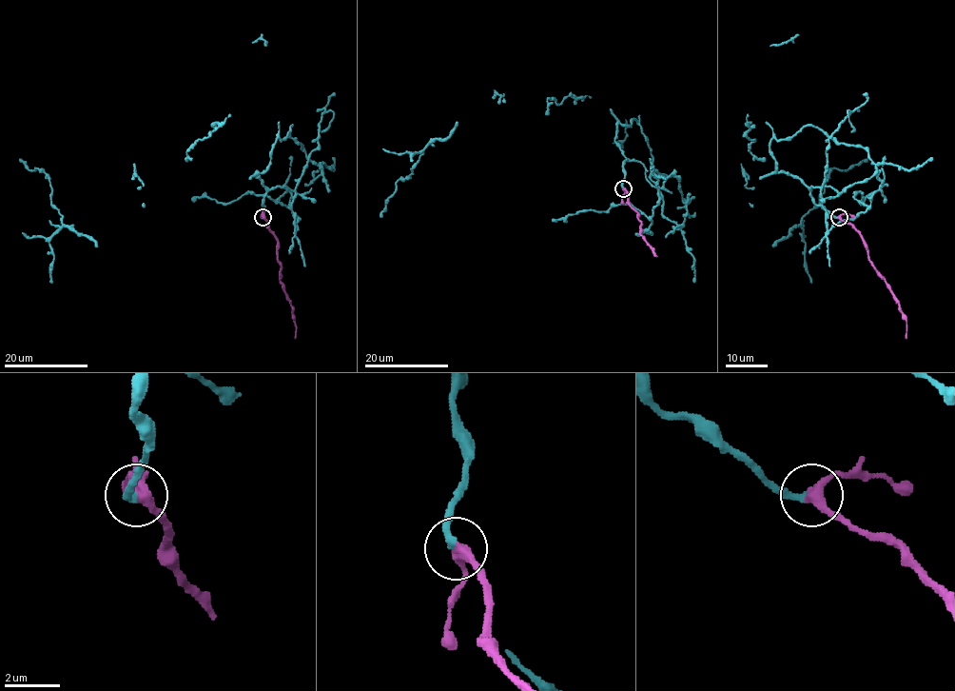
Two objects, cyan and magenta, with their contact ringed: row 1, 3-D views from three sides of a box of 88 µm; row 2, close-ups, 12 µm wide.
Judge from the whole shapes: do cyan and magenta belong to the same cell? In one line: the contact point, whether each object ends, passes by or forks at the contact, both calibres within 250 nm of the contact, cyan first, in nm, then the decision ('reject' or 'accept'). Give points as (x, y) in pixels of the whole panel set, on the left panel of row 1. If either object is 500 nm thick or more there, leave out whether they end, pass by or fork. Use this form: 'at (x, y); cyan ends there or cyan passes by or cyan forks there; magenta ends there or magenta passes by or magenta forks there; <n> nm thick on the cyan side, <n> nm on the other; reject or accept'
at (263, 217); cyan ends there; magenta passes by; 260 nm thick on the cyan side, 360 nm on the other; accept

